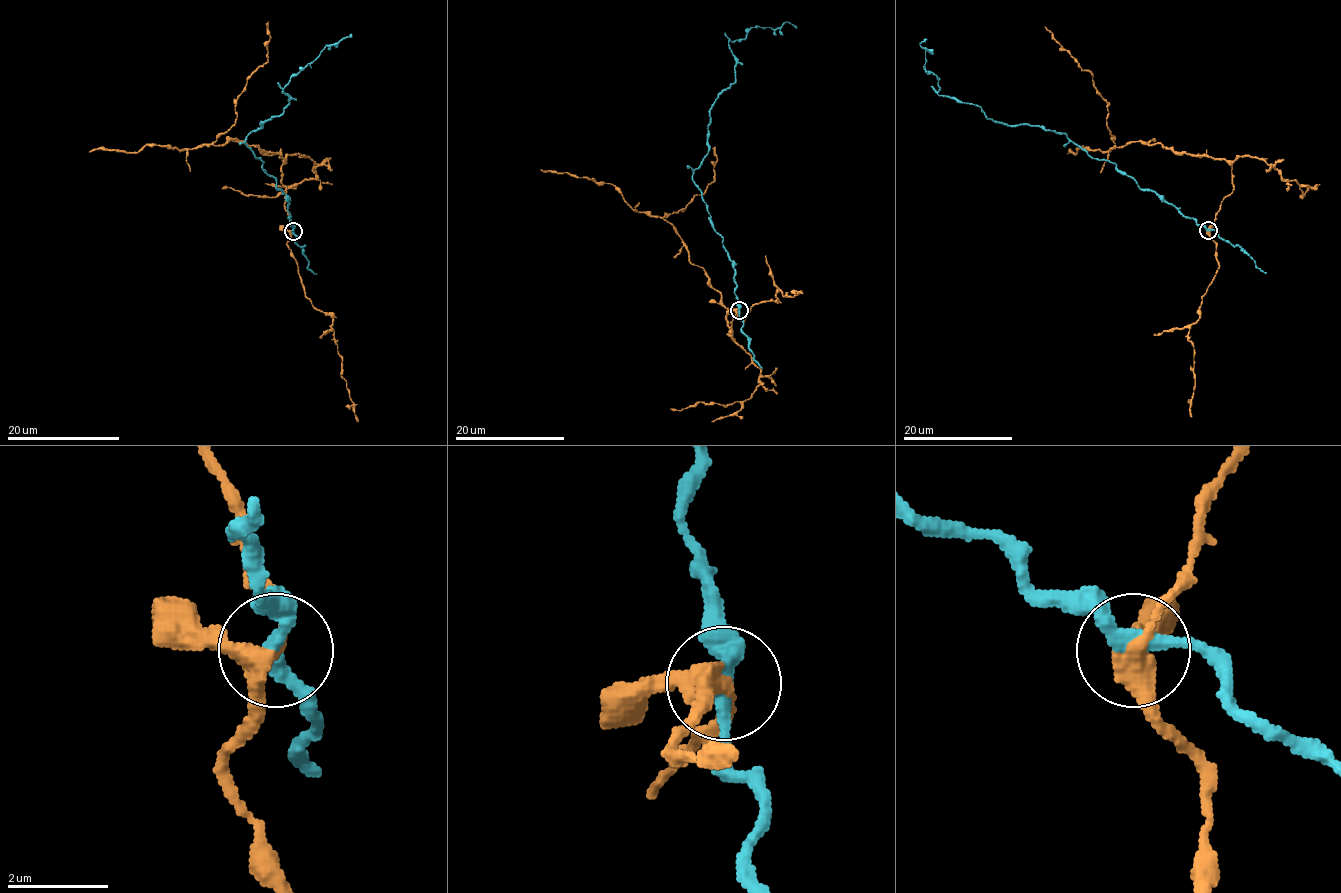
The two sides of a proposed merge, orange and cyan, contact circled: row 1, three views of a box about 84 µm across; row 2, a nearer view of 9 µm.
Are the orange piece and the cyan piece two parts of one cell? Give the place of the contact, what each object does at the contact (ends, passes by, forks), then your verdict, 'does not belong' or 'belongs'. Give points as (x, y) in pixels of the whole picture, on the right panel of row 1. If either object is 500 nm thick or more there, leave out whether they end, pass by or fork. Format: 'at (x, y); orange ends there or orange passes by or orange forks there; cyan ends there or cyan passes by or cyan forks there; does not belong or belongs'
at (1208, 230); orange forks there; cyan passes by; does not belong

